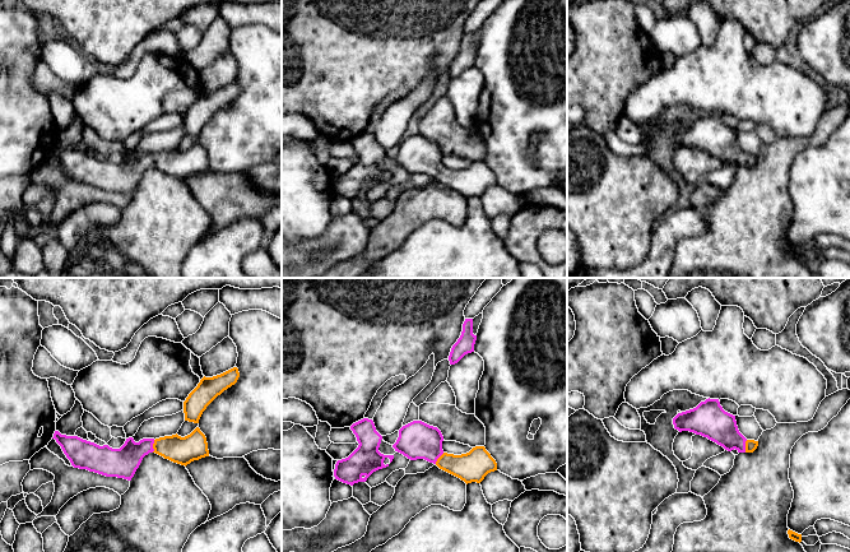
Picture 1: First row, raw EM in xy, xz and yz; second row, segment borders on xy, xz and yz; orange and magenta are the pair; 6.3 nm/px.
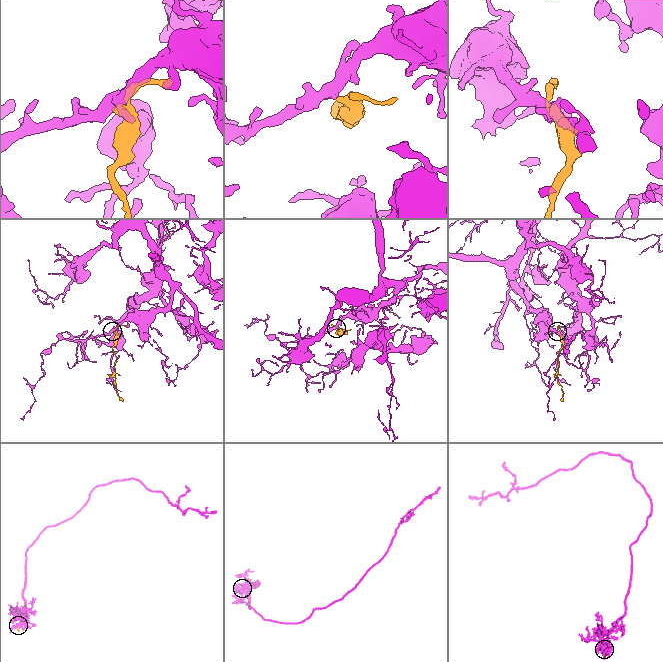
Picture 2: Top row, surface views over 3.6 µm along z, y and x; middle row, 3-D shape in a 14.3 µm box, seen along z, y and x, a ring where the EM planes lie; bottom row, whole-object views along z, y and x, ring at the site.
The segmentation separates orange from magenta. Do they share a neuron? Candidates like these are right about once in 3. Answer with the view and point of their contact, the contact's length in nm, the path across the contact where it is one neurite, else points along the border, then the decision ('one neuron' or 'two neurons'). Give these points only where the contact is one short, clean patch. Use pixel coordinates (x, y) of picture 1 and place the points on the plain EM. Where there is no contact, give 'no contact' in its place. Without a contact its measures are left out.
xy (153, 161) | 80 nm | across xy (182, 165), (168, 161), (153, 161), (134, 166), (122, 177) | one neuron

